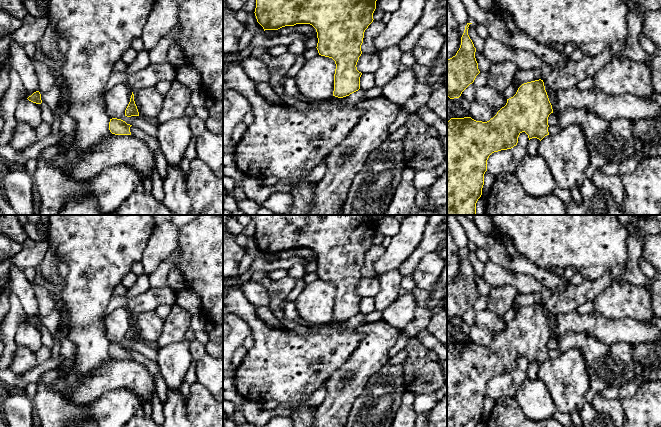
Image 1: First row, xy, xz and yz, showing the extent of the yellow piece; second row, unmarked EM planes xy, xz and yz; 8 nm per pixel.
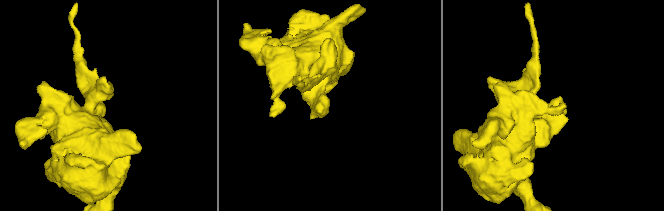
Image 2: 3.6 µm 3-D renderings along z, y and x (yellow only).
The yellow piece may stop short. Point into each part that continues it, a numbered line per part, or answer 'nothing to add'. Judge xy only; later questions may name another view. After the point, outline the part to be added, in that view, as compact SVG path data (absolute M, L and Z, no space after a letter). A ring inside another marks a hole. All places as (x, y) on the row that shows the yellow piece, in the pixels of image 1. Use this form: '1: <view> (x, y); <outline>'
nothing to add

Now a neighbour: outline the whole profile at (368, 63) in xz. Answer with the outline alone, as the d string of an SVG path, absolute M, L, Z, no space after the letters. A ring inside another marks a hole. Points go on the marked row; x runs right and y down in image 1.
M362 53L357 62L357 70L361 73L375 73L380 66L378 54Z

